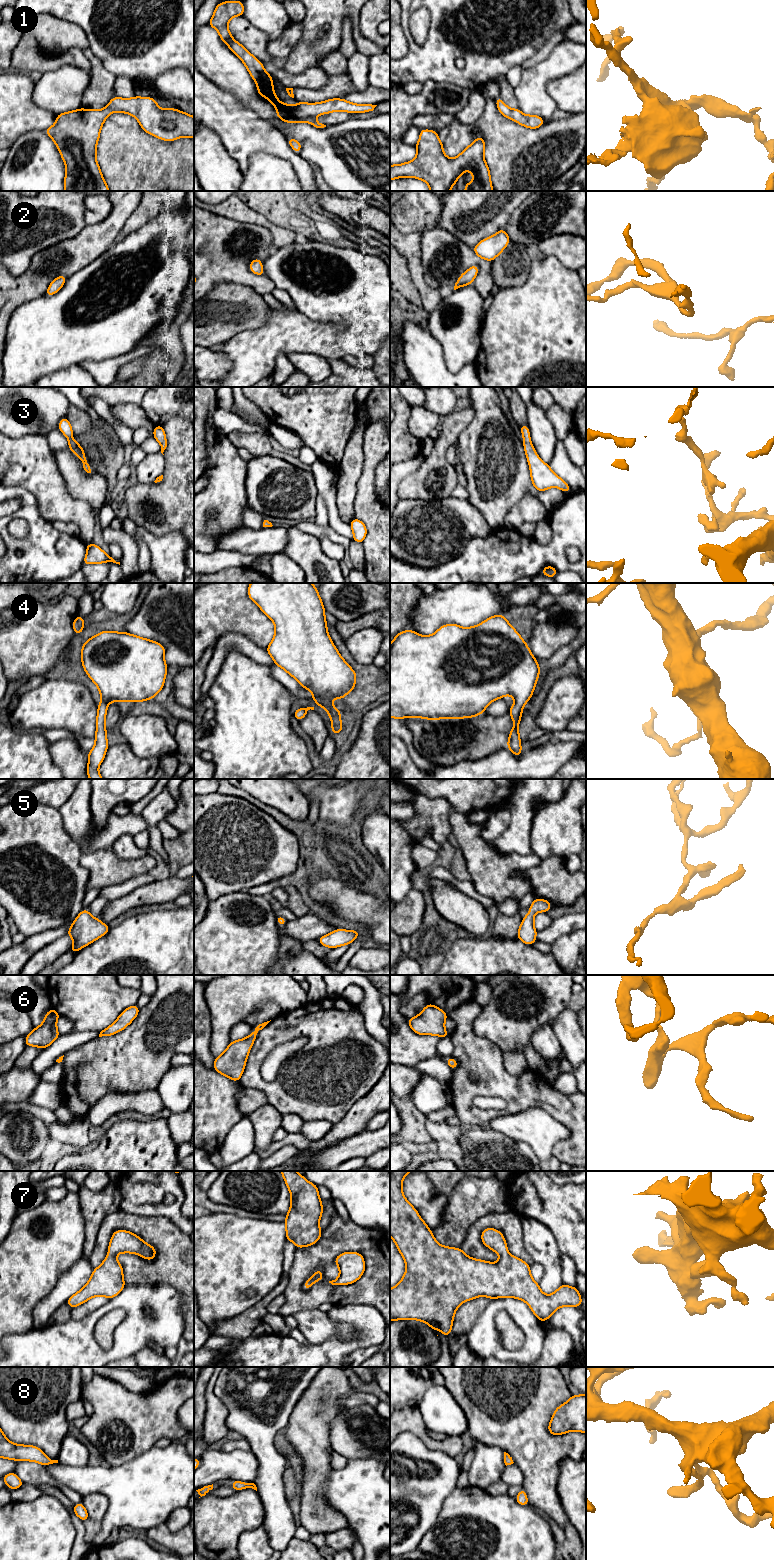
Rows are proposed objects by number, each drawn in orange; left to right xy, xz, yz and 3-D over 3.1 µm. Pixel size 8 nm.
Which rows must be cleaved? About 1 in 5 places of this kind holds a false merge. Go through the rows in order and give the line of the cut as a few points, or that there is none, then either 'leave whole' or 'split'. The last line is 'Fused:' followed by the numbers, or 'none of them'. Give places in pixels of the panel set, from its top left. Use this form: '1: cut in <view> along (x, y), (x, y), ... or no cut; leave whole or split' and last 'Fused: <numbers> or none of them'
1: no cut; leave whole
2: no cut; leave whole
3: no cut; leave whole
4: no cut; leave whole
5: no cut; leave whole
6: no cut; leave whole
7: no cut; leave whole
8: no cut; leave whole
Fused: none of them

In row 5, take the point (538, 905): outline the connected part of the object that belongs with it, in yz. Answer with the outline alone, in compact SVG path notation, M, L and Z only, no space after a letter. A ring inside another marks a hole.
M535 898L529 908L529 913L522 919L516 938L520 939L526 945L533 945L537 935L534 927L534 914L537 912L548 912L551 907L549 901Z

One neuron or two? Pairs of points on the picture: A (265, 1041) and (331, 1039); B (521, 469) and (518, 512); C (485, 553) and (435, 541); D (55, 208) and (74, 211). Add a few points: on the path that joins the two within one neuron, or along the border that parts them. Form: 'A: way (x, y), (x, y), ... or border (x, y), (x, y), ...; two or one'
A: way (281, 1030), (315, 1030); one
B: border (542, 503), (532, 495), (525, 494), (504, 519); two
C: border (485, 536), (473, 537), (459, 554), (445, 561); two
D: way (60, 211), (69, 211); one

